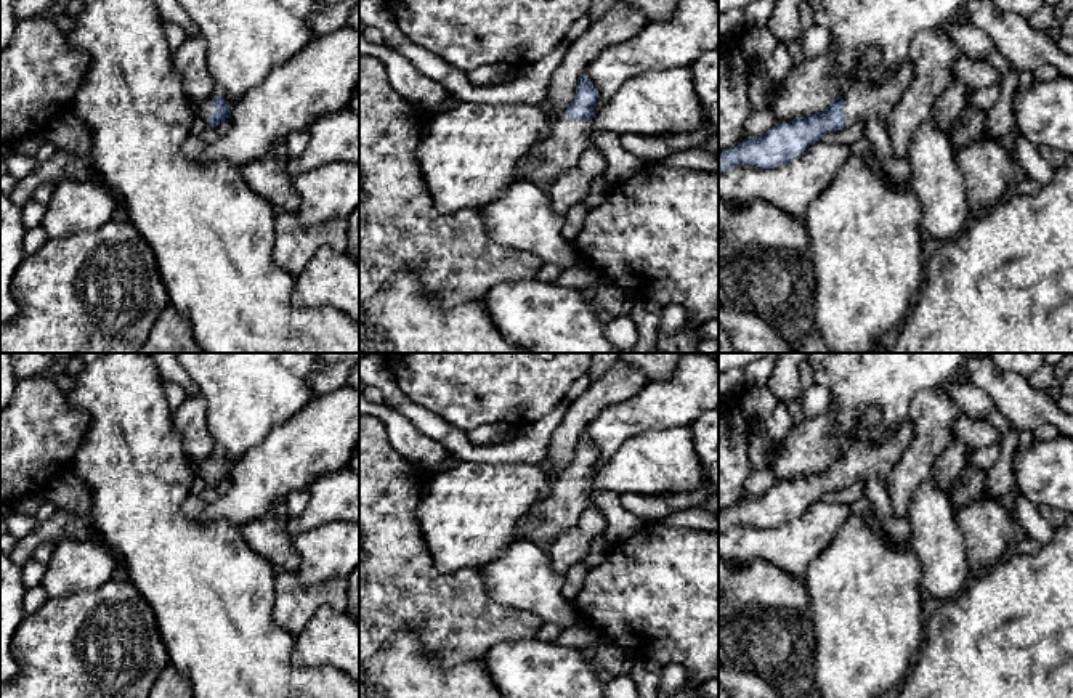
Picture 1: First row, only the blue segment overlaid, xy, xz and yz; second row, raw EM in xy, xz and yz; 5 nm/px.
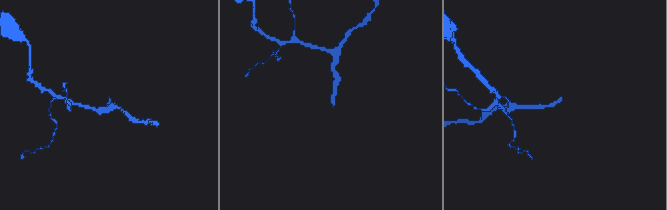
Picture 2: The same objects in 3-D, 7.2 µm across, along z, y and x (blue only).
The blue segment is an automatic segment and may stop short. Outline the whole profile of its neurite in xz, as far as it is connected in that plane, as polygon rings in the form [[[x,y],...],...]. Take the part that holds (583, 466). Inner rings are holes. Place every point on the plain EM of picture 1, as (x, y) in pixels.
[[[582,433],[573,462],[560,477],[553,478],[550,496],[520,523],[520,539],[549,552],[552,542],[577,523],[584,510],[592,507],[592,477],[597,461],[598,449]]]

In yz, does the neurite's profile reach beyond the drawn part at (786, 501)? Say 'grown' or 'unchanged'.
grown

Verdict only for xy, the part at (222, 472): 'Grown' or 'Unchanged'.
Grown

